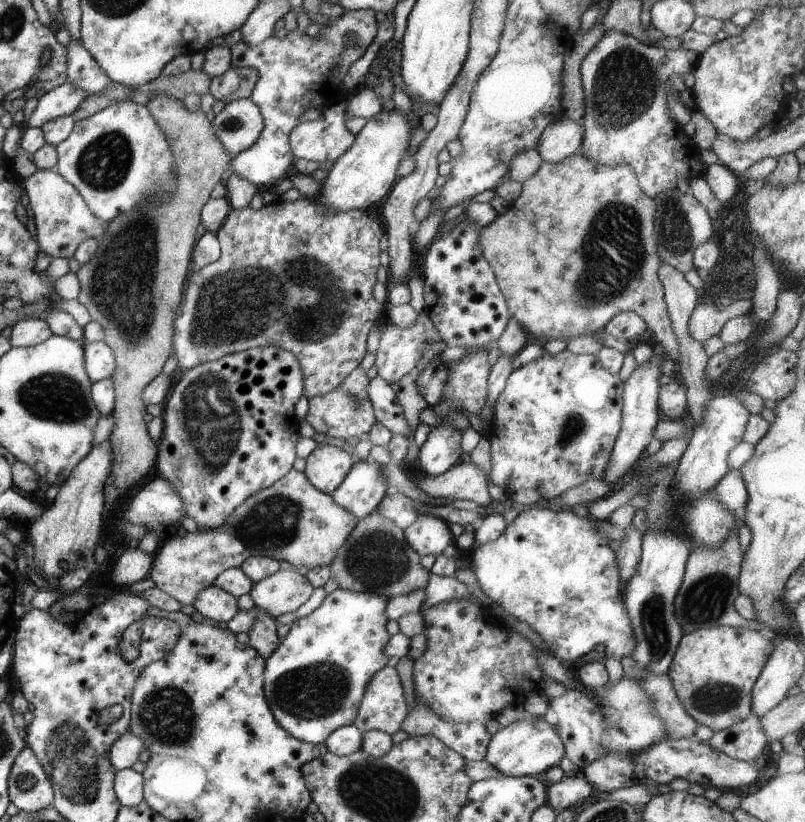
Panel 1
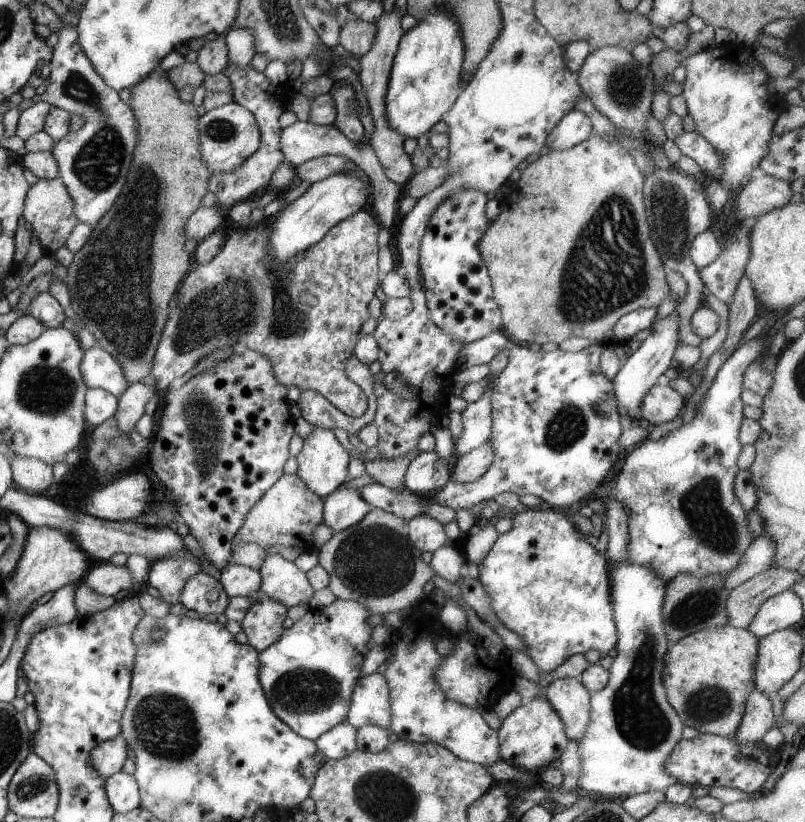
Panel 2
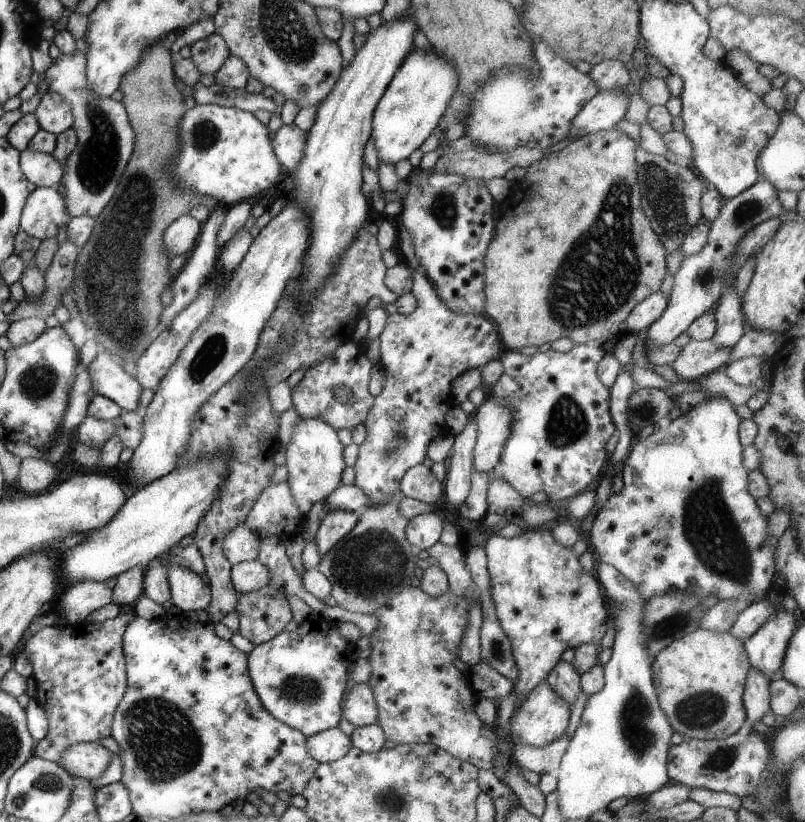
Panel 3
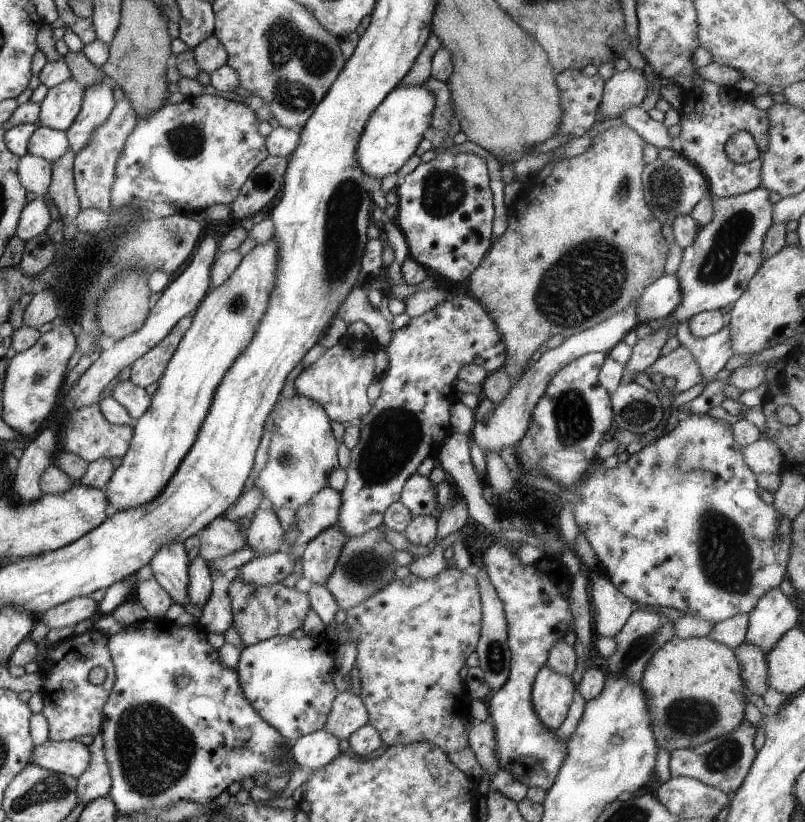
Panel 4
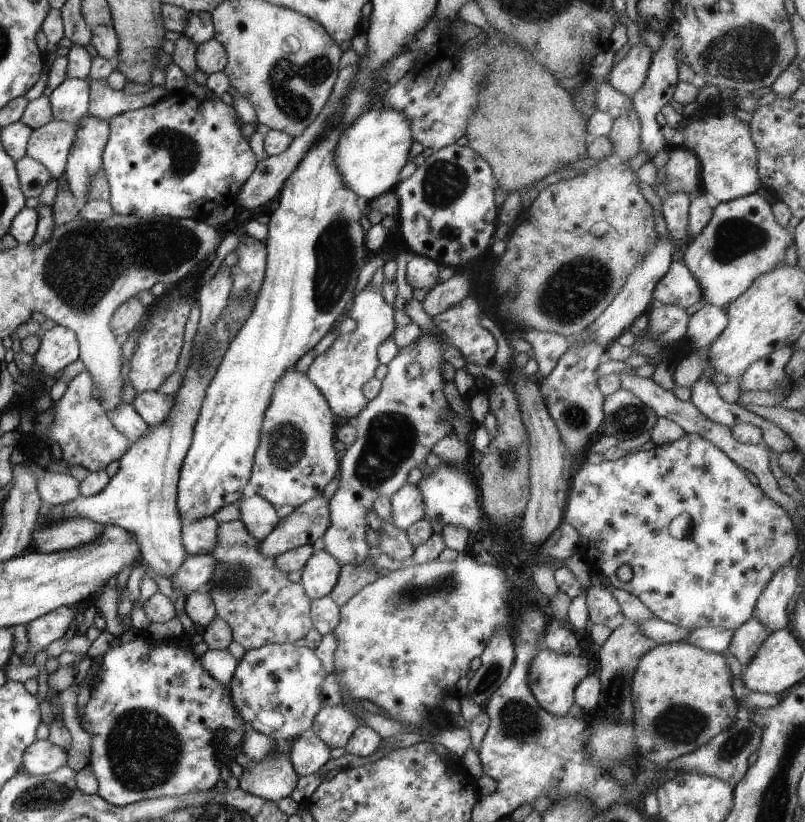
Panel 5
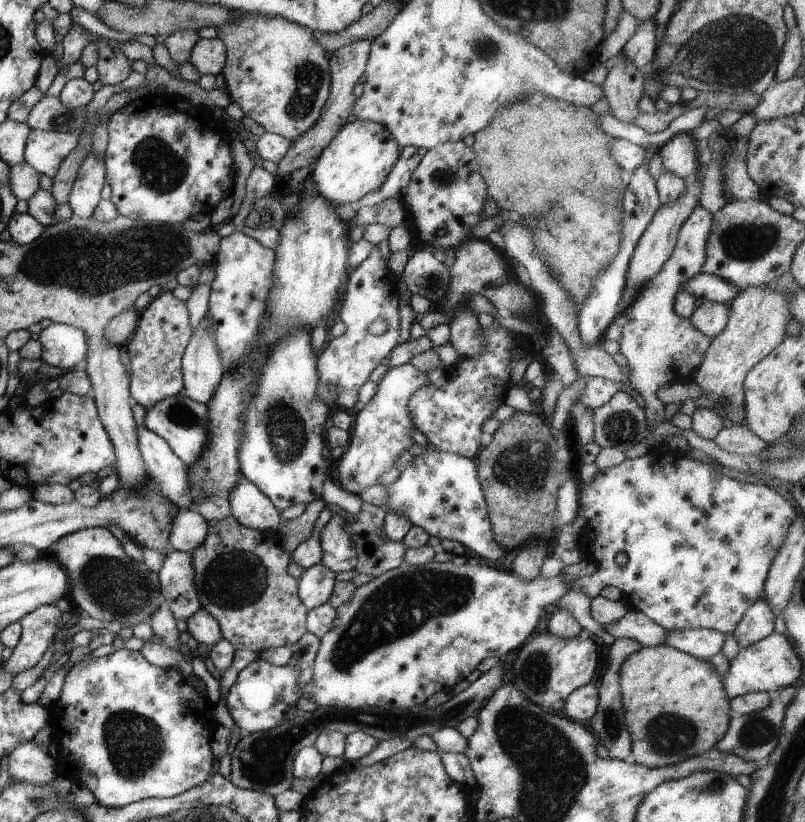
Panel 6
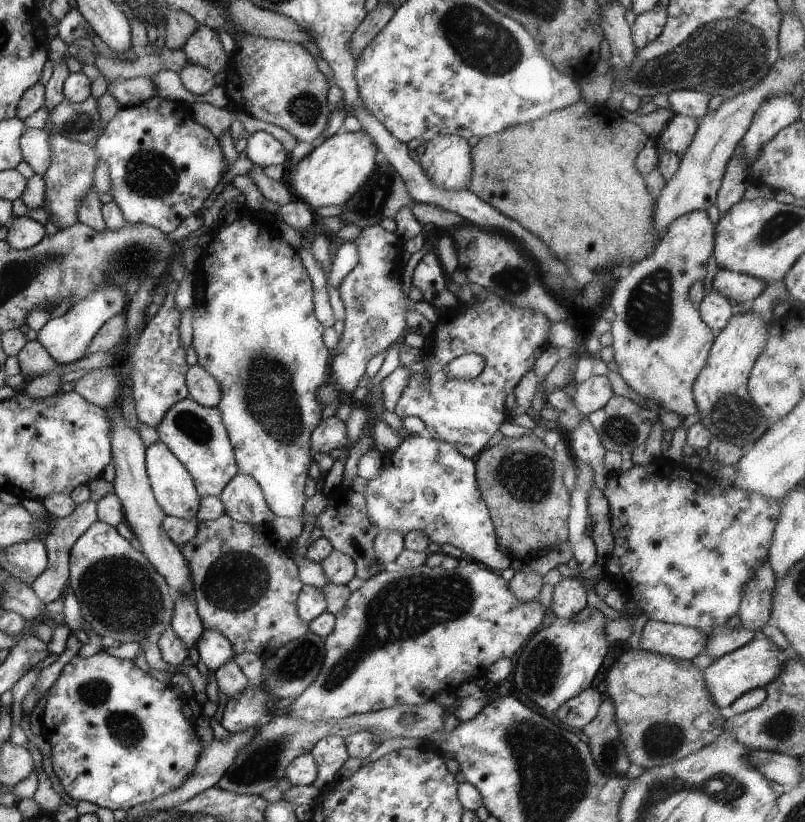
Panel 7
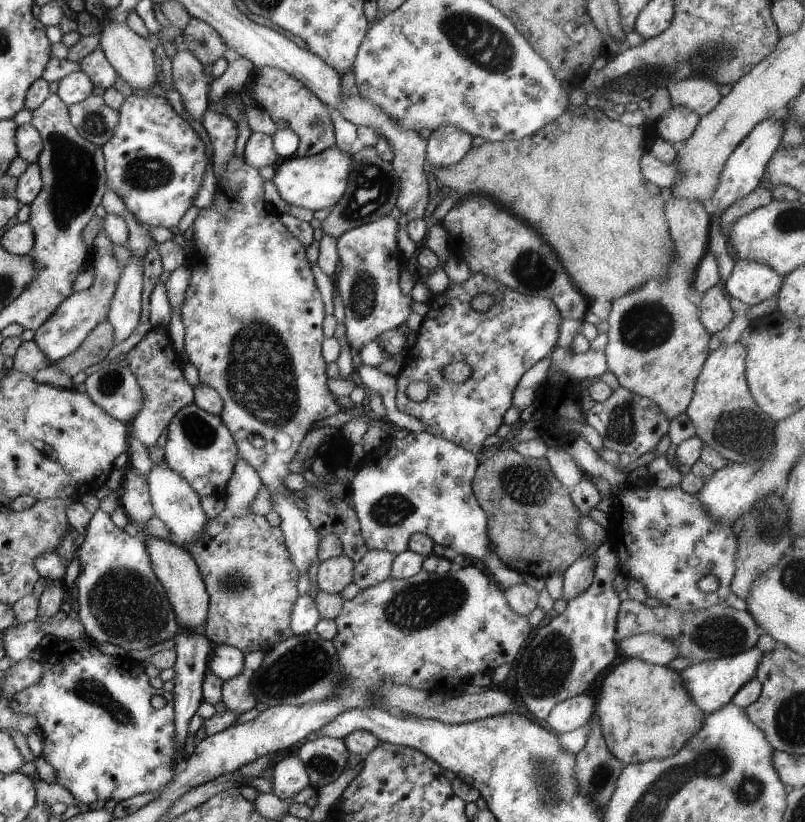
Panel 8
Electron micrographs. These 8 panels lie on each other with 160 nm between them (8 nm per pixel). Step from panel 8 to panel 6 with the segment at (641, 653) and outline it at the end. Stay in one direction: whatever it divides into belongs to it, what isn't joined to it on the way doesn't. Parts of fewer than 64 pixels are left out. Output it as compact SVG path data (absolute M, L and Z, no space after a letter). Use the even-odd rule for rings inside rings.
M681 629L667 631L664 642L667 646L698 659L709 659L720 652L724 634L716 630Z

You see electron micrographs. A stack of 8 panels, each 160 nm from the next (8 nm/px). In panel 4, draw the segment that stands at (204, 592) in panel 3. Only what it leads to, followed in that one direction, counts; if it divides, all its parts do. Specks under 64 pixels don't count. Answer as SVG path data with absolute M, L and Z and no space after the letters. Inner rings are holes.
M182 543L159 547L148 562L152 577L171 597L174 604L183 607L188 599L188 560Z

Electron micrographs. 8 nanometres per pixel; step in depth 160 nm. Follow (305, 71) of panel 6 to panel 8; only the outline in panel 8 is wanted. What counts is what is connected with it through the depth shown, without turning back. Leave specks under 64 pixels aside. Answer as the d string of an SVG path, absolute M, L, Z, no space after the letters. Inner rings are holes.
M269 66L257 67L257 78L253 73L251 80L251 96L261 106L261 110L267 112L269 118L275 123L277 120L285 120L288 129L297 134L299 146L294 157L309 157L335 145L334 129L331 114L327 106L323 106L321 100L317 100L299 80L283 73L283 70Z

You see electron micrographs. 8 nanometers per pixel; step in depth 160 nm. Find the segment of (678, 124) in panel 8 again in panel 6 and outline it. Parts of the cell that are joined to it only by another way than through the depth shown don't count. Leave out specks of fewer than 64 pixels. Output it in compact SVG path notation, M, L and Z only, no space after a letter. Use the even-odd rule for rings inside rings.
M687 132L671 137L659 147L657 154L662 159L663 170L683 179L694 172L698 162L698 152Z

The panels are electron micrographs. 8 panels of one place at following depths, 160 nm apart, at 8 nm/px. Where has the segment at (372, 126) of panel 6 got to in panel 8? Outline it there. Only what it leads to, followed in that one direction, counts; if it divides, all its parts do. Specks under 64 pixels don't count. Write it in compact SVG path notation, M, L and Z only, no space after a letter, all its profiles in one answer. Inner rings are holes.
M335 145L319 154L309 157L290 157L281 159L274 166L271 182L275 186L281 200L289 206L301 207L311 212L332 208L341 198L347 185L347 174L351 160L345 152L341 152Z

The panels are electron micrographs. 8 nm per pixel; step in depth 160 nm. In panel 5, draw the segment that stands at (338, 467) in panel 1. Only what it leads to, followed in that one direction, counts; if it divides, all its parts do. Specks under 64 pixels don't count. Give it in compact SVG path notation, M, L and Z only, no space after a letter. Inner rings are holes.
M294 366L285 369L280 379L273 385L272 397L263 415L259 446L254 452L251 474L248 484L242 488L244 496L256 494L276 508L283 504L295 508L302 502L321 495L325 485L338 474L339 461L333 449L336 436L335 420L327 401L304 373L295 372Z

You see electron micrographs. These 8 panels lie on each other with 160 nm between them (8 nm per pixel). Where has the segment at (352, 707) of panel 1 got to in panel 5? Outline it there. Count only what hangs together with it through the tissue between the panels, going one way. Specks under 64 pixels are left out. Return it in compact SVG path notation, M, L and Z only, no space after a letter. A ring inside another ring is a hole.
M267 643L256 649L249 649L238 660L230 678L230 695L240 717L255 732L270 736L274 740L291 741L305 733L312 726L312 720L323 706L319 694L326 676L314 649L298 647L294 643Z

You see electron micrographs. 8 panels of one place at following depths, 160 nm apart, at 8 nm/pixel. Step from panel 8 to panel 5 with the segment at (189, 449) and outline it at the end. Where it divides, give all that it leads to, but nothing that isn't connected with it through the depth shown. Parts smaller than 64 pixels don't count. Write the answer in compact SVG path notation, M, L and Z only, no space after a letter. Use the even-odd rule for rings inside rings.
M156 390L136 392L131 404L146 425L158 425L166 421L171 405L172 396Z

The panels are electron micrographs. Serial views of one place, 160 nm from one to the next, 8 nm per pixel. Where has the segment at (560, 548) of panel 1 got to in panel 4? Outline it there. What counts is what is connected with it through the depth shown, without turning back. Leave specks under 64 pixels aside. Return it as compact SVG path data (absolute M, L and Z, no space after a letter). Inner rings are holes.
M493 543L483 552L482 563L487 576L496 590L499 600L503 602L504 615L507 621L507 644L510 650L510 671L503 686L489 698L489 720L494 726L496 757L500 769L506 770L525 784L527 788L537 787L547 790L554 783L555 775L560 767L566 751L566 741L555 736L554 731L543 726L537 718L531 704L531 687L538 670L546 664L549 649L554 642L563 639L572 630L575 615L570 611L569 589L571 575L563 567L560 556L544 554L532 564L523 565L514 549L504 543Z

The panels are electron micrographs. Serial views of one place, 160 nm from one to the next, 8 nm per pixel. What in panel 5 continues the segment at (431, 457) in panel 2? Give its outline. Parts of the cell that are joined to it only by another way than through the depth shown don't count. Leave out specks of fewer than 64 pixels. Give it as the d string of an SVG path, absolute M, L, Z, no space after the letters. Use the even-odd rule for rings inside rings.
M405 482L389 499L390 522L401 530L405 530L424 516L423 497L417 485Z

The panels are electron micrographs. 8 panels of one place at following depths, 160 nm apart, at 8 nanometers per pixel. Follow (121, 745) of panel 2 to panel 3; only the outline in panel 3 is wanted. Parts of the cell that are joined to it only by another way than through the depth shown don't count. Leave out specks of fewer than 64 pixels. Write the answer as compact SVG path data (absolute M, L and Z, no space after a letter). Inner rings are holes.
M99 741L77 743L66 748L57 764L61 765L70 776L96 779L110 763L111 751Z

